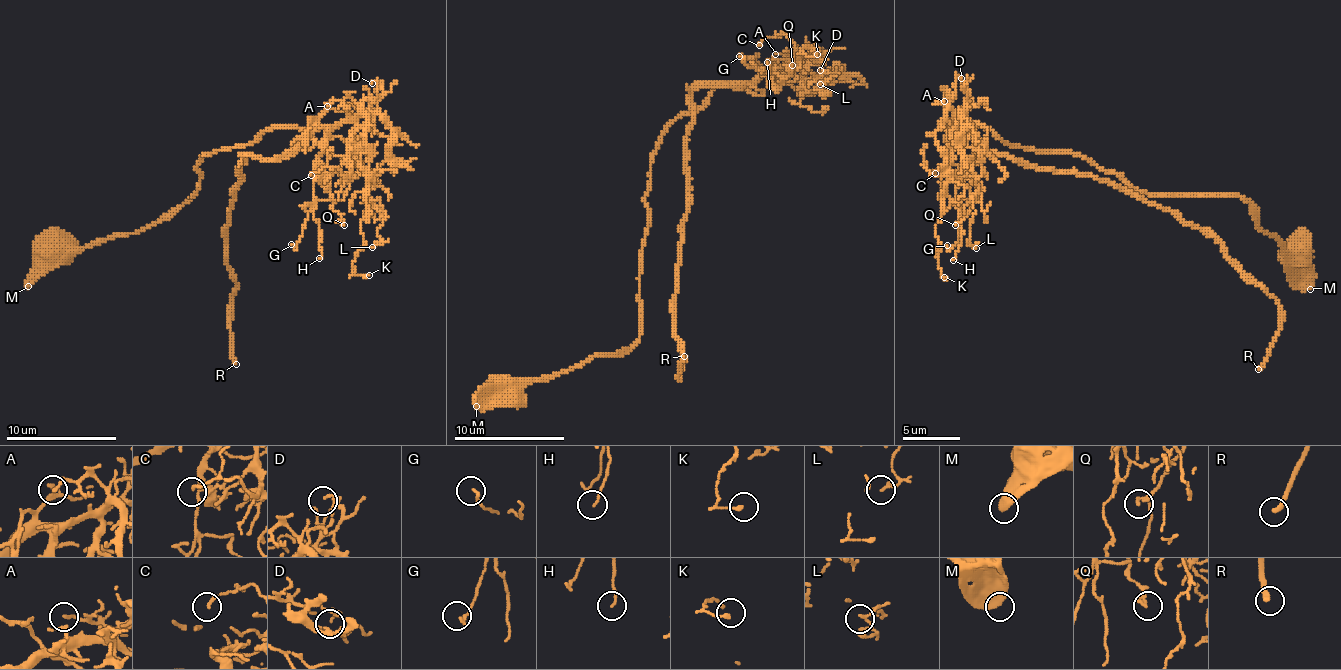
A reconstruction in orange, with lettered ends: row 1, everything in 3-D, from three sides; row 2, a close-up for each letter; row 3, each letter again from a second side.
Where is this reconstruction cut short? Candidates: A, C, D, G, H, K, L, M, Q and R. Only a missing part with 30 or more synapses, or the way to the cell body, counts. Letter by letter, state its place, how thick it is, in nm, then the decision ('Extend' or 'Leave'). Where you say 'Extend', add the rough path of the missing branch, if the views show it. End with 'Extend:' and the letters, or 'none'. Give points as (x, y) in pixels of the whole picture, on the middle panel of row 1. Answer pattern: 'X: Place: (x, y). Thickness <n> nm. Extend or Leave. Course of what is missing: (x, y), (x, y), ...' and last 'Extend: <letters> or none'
A: Place: (775, 54). Thickness 140 nm. Leave
C: Place: (759, 45). Thickness 140 nm. Leave
D: Place: (820, 70). Thickness 120 nm. Leave
G: Place: (739, 56). Thickness 110 nm. Leave
H: Place: (767, 62). Thickness 90 nm. Leave
K: Place: (817, 54). Thickness 170 nm. Leave
L: Place: (820, 84). Thickness 130 nm. Leave
M: Place: (476, 406). Thickness 400 nm. Leave
Q: Place: (792, 65). Thickness 180 nm. Leave
R: Place: (684, 356). Thickness 260 nm. Extend. Course of what is missing: (684, 356), (695, 323), (692, 276), (706, 259), (700, 262), (725, 278), (750, 278), (797, 267)
Extend: R

